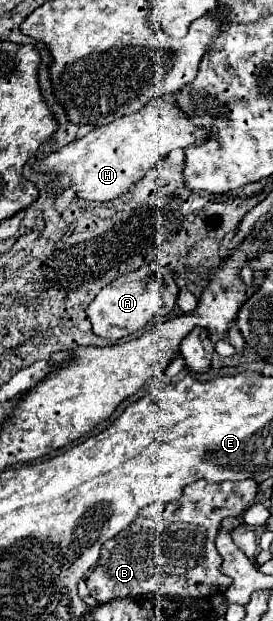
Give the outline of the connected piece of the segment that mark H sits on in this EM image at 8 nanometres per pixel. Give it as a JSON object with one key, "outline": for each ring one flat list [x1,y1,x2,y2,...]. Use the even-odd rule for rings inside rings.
{"outline":[[165,95,151,99,145,107,131,115,115,119,109,125,95,127,87,137,61,147,59,151,39,161,37,169,67,175,71,179,71,187,81,199,111,201,125,193,127,187,141,179,155,163,165,159,169,151,205,143,209,137,209,129,195,125,189,115,183,115,183,111,179,111,175,97]]}

